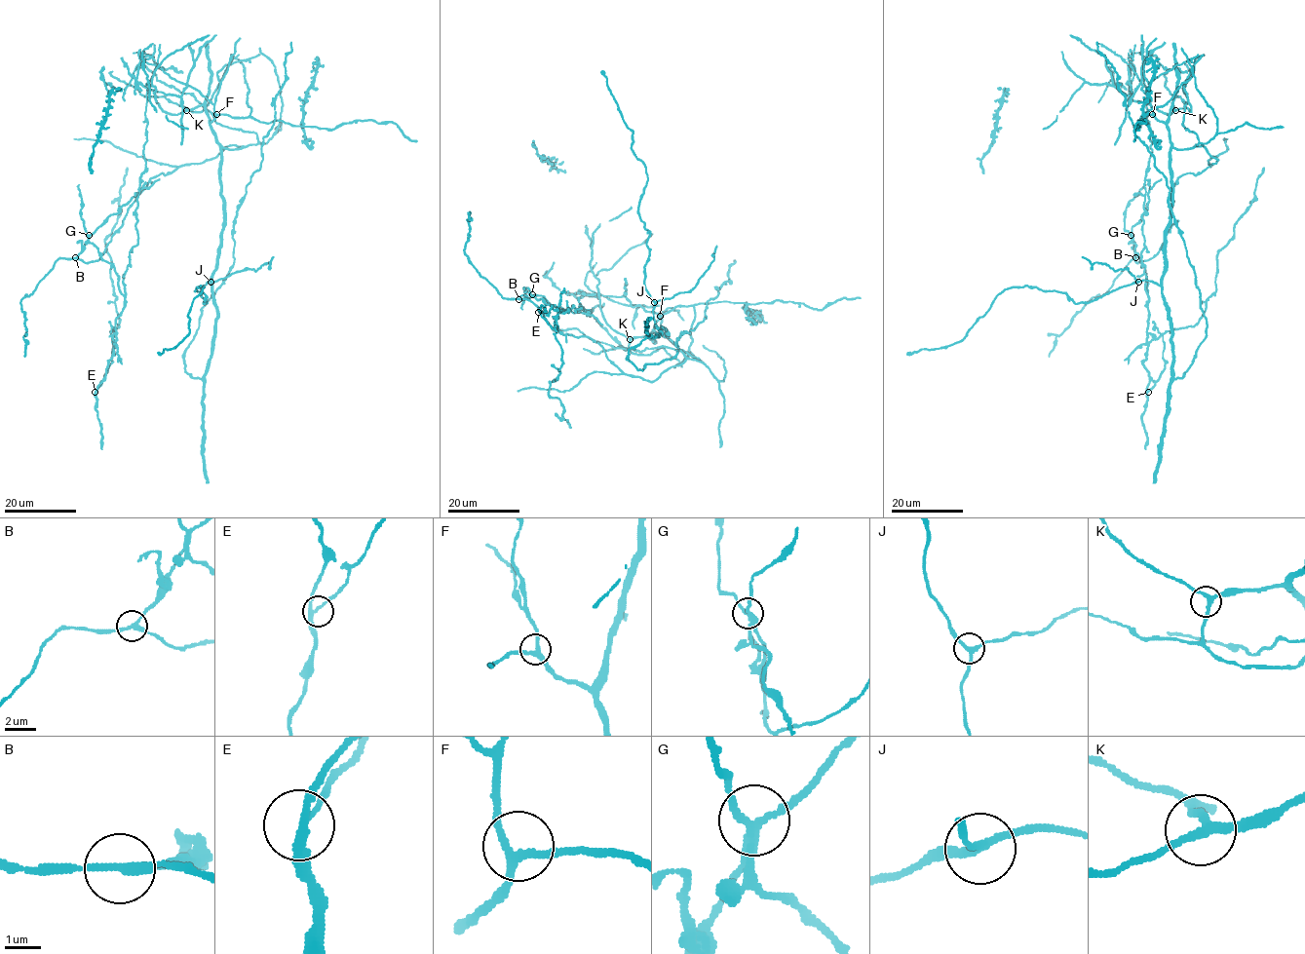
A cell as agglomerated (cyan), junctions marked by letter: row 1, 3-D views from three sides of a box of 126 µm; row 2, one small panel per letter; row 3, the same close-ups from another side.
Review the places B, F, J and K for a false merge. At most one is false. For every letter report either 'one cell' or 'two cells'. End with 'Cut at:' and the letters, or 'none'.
B: two cells
F: one cell
J: one cell
K: one cell
Cut at: B

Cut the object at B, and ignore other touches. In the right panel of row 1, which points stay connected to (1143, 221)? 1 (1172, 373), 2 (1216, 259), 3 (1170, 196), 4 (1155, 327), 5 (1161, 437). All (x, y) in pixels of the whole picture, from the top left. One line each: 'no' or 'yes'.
1: no
2: yes
3: no
4: yes
5: no

